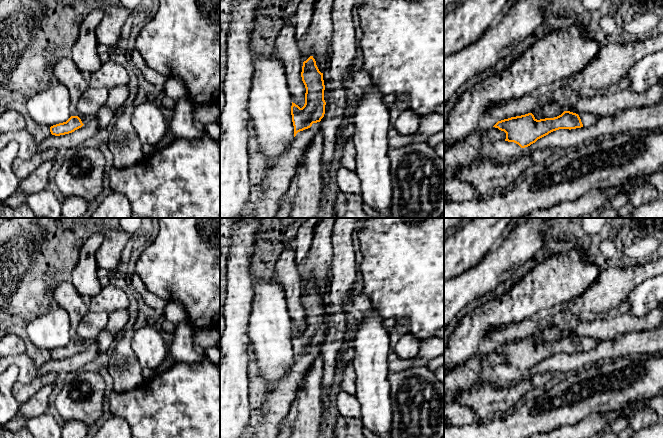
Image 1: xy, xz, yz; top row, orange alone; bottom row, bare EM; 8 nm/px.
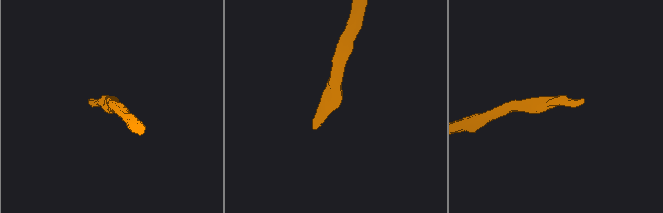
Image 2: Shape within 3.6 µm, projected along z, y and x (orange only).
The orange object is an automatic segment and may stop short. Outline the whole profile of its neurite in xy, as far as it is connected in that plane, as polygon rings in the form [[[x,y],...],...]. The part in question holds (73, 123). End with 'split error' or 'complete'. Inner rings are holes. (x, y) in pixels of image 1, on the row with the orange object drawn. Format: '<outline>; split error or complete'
[[[74,111],[73,115],[66,122],[51,126],[50,132],[55,136],[69,134],[87,124],[91,119],[92,117],[88,115]]]; split error

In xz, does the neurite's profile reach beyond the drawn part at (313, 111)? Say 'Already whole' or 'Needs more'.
Needs more

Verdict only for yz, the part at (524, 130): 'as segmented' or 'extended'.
extended

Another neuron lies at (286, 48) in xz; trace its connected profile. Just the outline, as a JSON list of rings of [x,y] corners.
[[[286,19],[275,39],[274,54],[282,61],[292,102],[302,108],[306,88],[302,81],[302,54],[296,39],[293,19]]]

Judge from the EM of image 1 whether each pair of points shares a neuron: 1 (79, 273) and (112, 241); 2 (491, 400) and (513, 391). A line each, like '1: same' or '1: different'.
1: different
2: same

